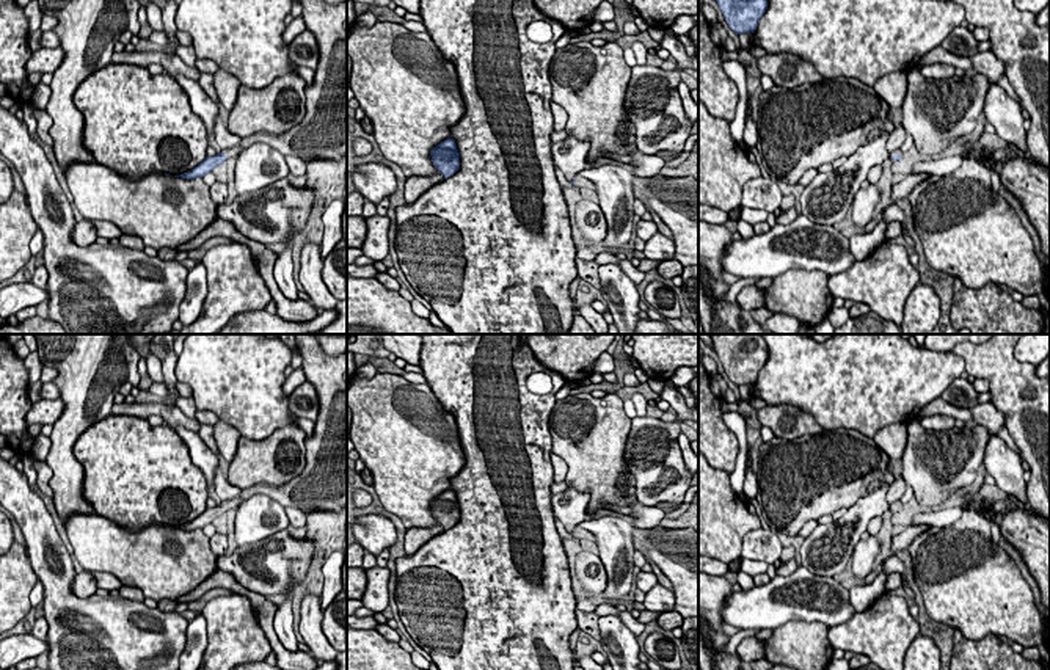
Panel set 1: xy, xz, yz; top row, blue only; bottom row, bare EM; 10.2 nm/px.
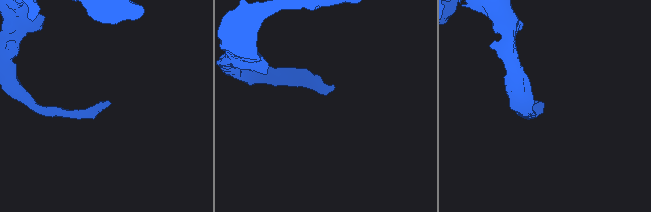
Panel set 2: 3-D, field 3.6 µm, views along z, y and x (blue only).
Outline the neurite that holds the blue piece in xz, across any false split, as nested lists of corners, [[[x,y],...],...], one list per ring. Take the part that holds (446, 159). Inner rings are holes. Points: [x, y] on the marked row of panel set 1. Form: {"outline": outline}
{"outline": [[[454,138],[441,141],[432,149],[430,157],[444,179],[454,176],[460,169],[460,154]]]}

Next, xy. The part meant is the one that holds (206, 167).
{"outline": [[[300,0],[303,6],[303,20],[317,41],[320,58],[314,74],[314,83],[306,85],[306,113],[304,118],[290,130],[283,133],[257,132],[242,138],[239,144],[224,149],[221,154],[206,157],[191,171],[174,176],[182,179],[204,177],[213,168],[223,165],[228,158],[237,157],[242,149],[254,143],[265,143],[286,155],[293,155],[306,163],[317,158],[341,160],[347,154],[347,31],[342,24],[347,19],[347,2],[328,5],[325,0]]]}

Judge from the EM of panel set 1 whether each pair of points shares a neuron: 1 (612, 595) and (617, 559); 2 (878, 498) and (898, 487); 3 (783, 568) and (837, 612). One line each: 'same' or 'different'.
1: same
2: different
3: different

